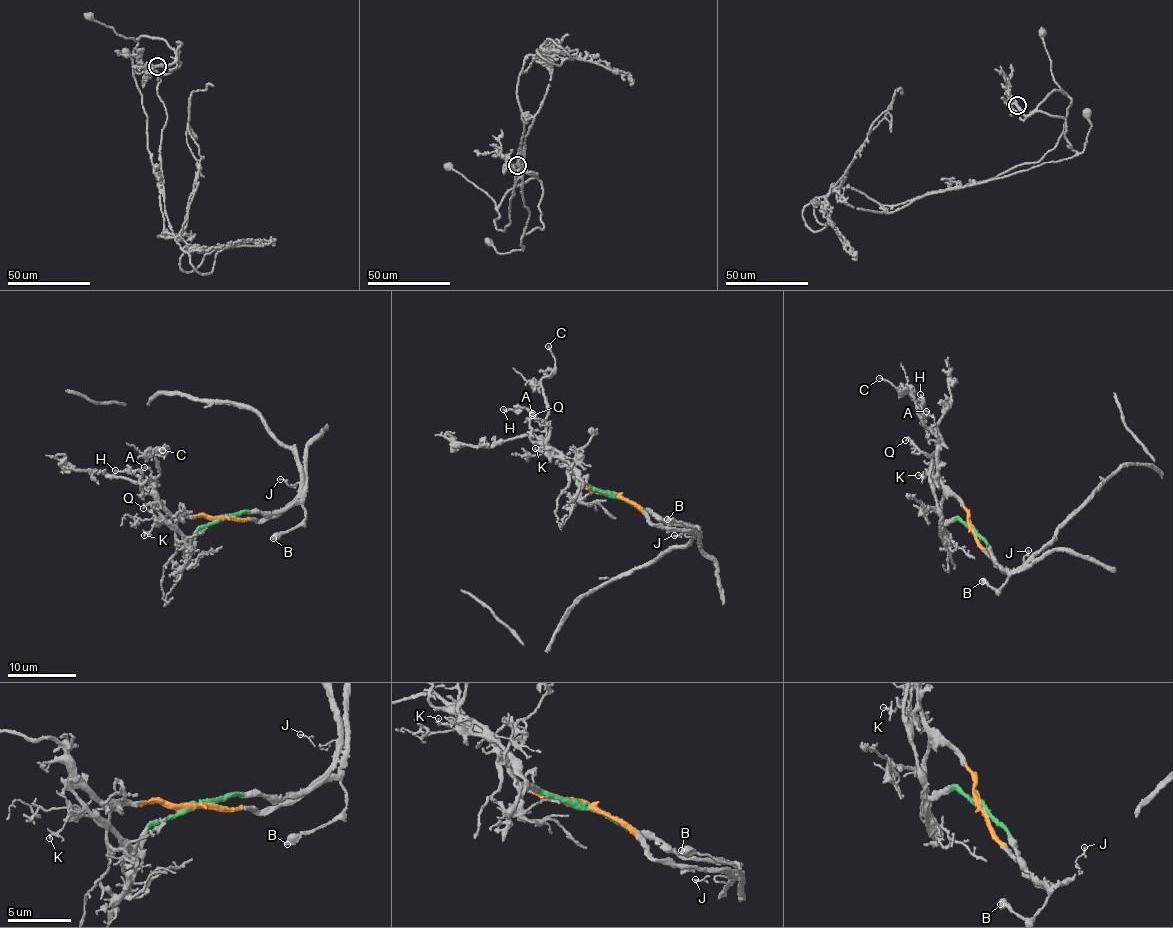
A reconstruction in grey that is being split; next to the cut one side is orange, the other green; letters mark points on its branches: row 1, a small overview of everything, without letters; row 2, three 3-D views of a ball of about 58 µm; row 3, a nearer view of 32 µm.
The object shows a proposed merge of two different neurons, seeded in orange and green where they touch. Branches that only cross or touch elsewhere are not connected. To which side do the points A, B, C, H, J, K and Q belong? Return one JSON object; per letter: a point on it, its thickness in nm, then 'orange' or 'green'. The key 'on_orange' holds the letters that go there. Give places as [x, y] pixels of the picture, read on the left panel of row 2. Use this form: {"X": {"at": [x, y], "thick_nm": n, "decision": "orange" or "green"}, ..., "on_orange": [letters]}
{"A": {"at": [144, 467], "thick_nm": 90, "decision": "orange"}, "B": {"at": [273, 538], "thick_nm": 600, "decision": "green"}, "C": {"at": [162, 450], "thick_nm": 150, "decision": "orange"}, "H": {"at": [115, 470], "thick_nm": 150, "decision": "orange"}, "J": {"at": [280, 479], "thick_nm": 130, "decision": "orange"}, "K": {"at": [144, 535], "thick_nm": 130, "decision": "green"}, "Q": {"at": [143, 508], "thick_nm": 130, "decision": "green"}, "on_orange": ["A", "C", "H", "J"]}

